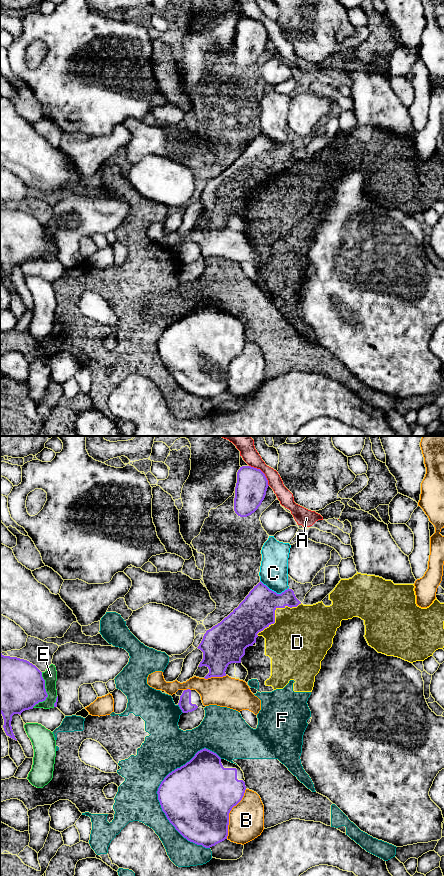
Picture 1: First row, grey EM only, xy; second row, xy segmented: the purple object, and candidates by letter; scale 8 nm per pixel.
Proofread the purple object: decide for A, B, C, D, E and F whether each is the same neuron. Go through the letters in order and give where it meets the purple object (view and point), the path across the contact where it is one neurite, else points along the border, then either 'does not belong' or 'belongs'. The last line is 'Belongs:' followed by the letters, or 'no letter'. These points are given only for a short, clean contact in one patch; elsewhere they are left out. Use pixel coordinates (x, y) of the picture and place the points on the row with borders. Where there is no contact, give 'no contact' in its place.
A: contact xy (262, 472); does not belong
B: contact xy (228, 814); does not belong
C: contact xy (273, 591); does not belong
D: contact xy (274, 612); does not belong
E: contact xy (46, 692); does not belong
F: contact xy (158, 799); does not belong
Belongs: no letter

